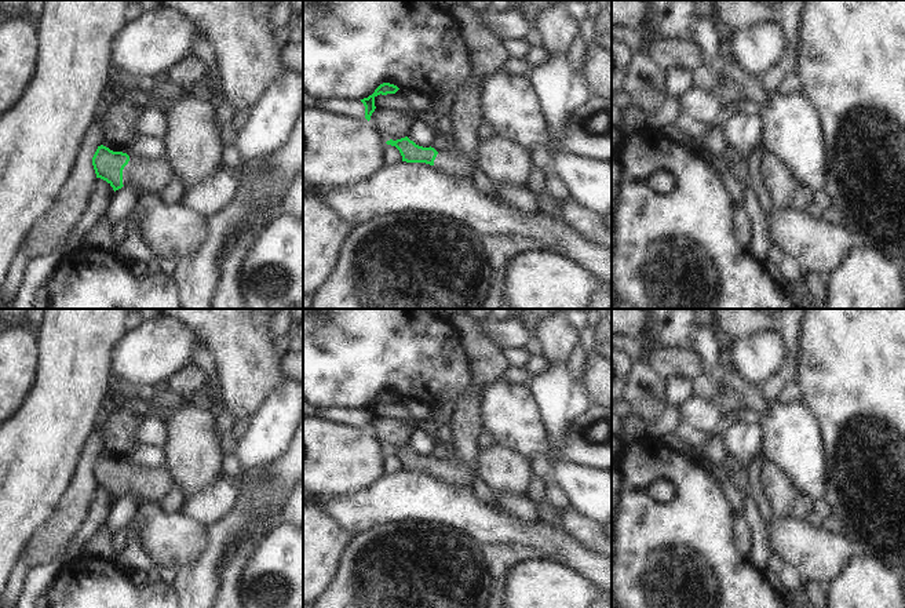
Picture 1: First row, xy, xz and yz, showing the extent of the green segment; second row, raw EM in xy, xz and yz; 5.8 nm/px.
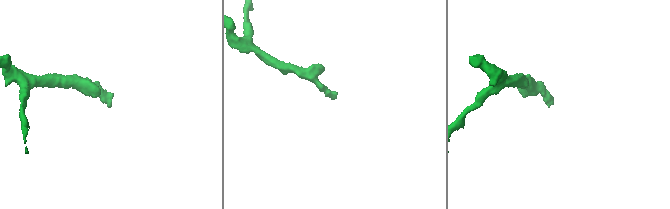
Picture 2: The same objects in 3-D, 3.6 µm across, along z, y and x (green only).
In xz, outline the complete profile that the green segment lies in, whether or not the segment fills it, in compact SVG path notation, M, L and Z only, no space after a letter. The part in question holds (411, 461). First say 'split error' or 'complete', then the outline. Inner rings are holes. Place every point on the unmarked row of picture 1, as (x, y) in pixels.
split error; M457 314L450 324L460 335L460 345L471 371L471 383L456 400L449 423L453 438L449 448L453 458L437 460L431 455L416 454L408 445L397 449L390 448L386 452L399 459L402 470L426 472L471 489L470 476L475 473L479 455L477 438L482 432L479 396L483 387L499 381L510 365L501 350L482 334L479 323L466 314Z

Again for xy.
split error; M98 455L92 474L96 487L106 489L113 499L131 495L136 502L158 503L172 487L174 477L165 465L158 467L134 467L123 460Z

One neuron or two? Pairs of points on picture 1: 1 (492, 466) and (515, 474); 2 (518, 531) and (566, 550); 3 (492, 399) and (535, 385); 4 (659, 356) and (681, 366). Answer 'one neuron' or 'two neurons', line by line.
1: one neuron
2: one neuron
3: two neurons
4: one neuron

